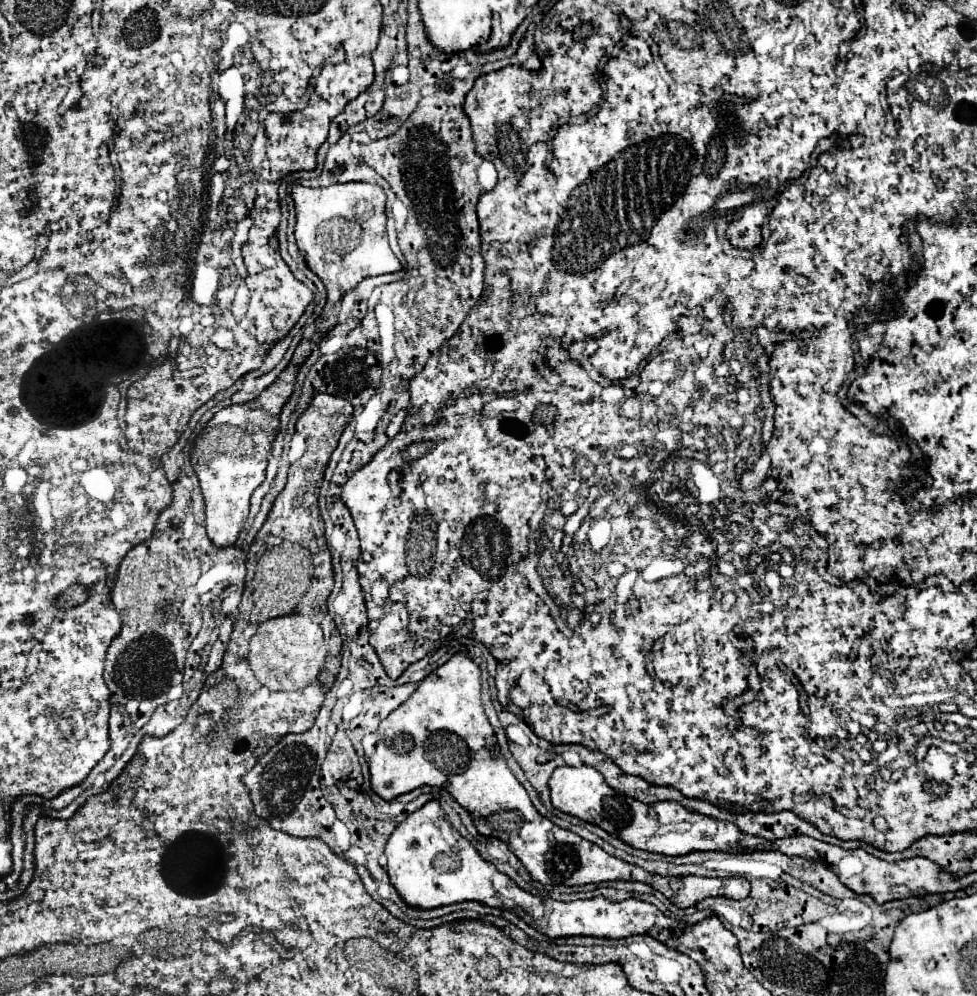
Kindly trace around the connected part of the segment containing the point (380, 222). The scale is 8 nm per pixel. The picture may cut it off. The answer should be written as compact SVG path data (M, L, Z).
M347 182L325 188L305 188L295 184L291 194L297 210L295 226L297 246L305 256L307 266L321 278L321 282L327 288L327 304L331 306L325 308L323 316L325 320L335 320L337 310L333 304L341 304L341 298L347 292L347 288L355 288L367 276L379 276L401 270L401 264L397 256L391 252L385 238L385 192L381 186L367 182Z

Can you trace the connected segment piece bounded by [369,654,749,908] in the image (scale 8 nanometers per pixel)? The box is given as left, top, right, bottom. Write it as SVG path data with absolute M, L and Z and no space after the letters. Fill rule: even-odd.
M455 654L449 662L431 672L415 694L381 722L377 730L377 750L369 758L371 788L377 796L395 800L419 786L447 788L447 792L471 814L479 834L507 842L509 850L521 860L531 878L541 884L579 886L609 880L637 880L651 884L679 908L695 906L709 896L733 900L749 896L749 882L741 876L663 878L659 874L649 874L543 818L531 804L521 782L507 768L507 762L485 762L481 756L485 736L493 734L493 728L481 704L479 676L481 670L473 660L465 654Z

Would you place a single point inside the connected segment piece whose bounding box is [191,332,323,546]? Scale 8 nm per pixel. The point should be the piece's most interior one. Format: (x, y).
(230, 457)

